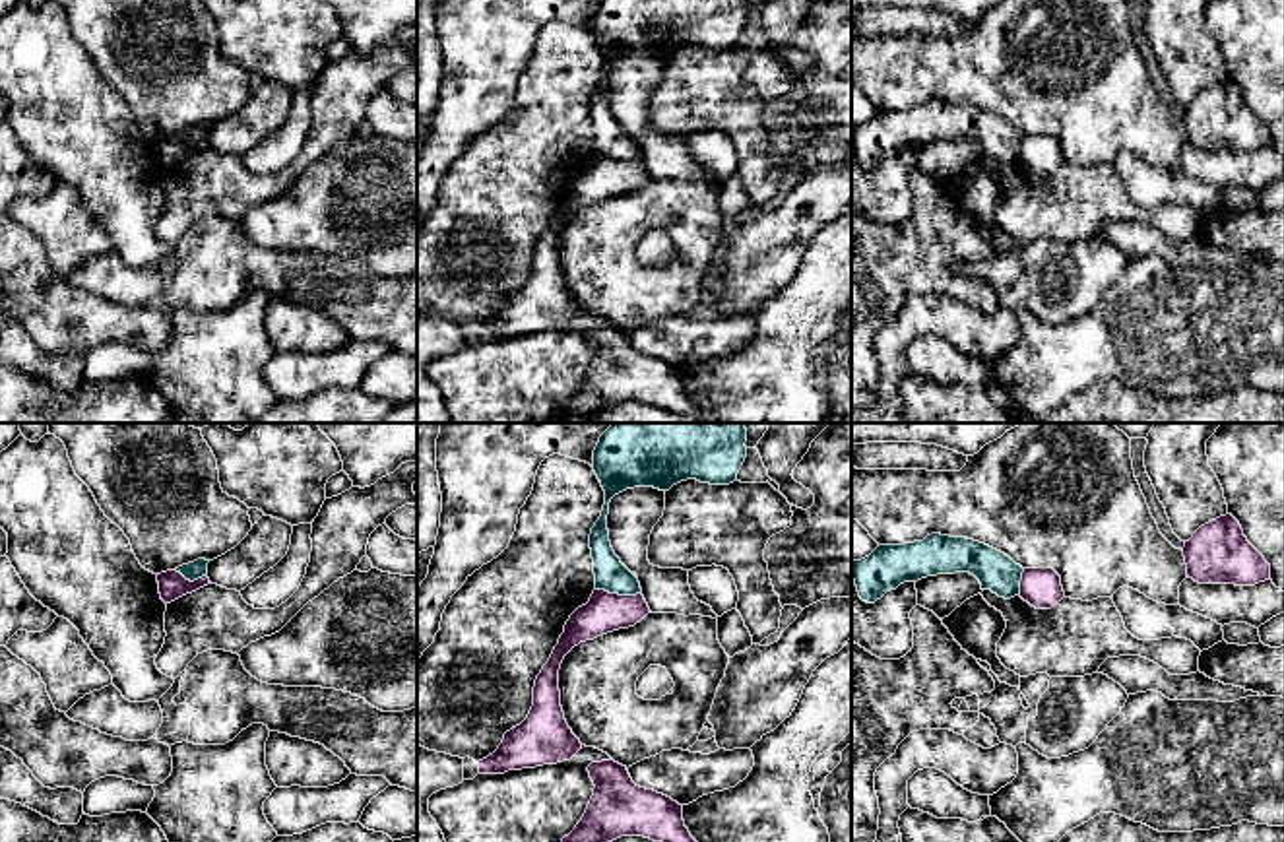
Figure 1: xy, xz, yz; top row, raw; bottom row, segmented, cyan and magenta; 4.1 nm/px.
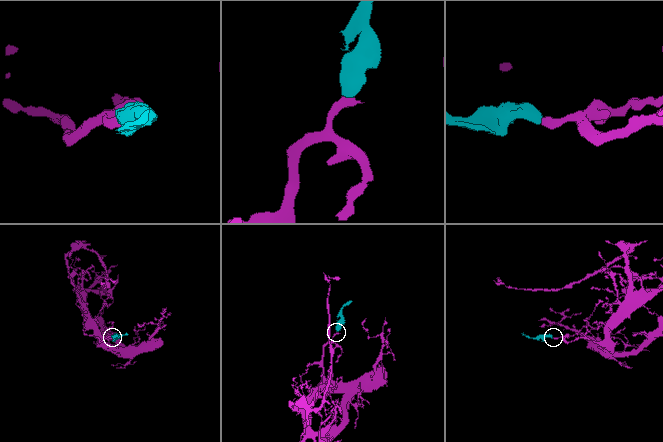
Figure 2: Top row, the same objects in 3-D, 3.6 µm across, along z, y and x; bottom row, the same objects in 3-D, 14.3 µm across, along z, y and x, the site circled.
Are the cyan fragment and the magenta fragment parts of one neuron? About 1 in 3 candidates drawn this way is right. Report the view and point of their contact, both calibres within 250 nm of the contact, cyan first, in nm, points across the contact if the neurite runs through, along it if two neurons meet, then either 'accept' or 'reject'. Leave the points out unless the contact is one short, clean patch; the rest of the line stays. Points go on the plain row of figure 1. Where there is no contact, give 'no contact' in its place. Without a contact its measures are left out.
xz (619, 160) | 140/160 nm | along xz (596, 154), (619, 160), (641, 158) | reject

